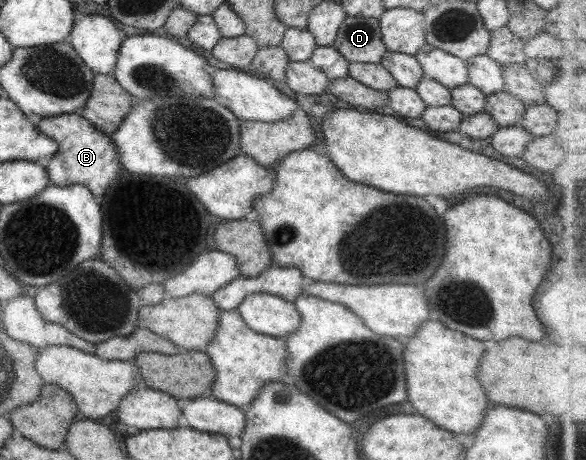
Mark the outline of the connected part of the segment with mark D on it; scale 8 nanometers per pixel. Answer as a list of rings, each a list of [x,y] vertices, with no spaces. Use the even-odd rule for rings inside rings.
[[[346,16],[337,30],[332,47],[349,64],[380,63],[381,56],[386,52],[378,20],[363,16]]]

